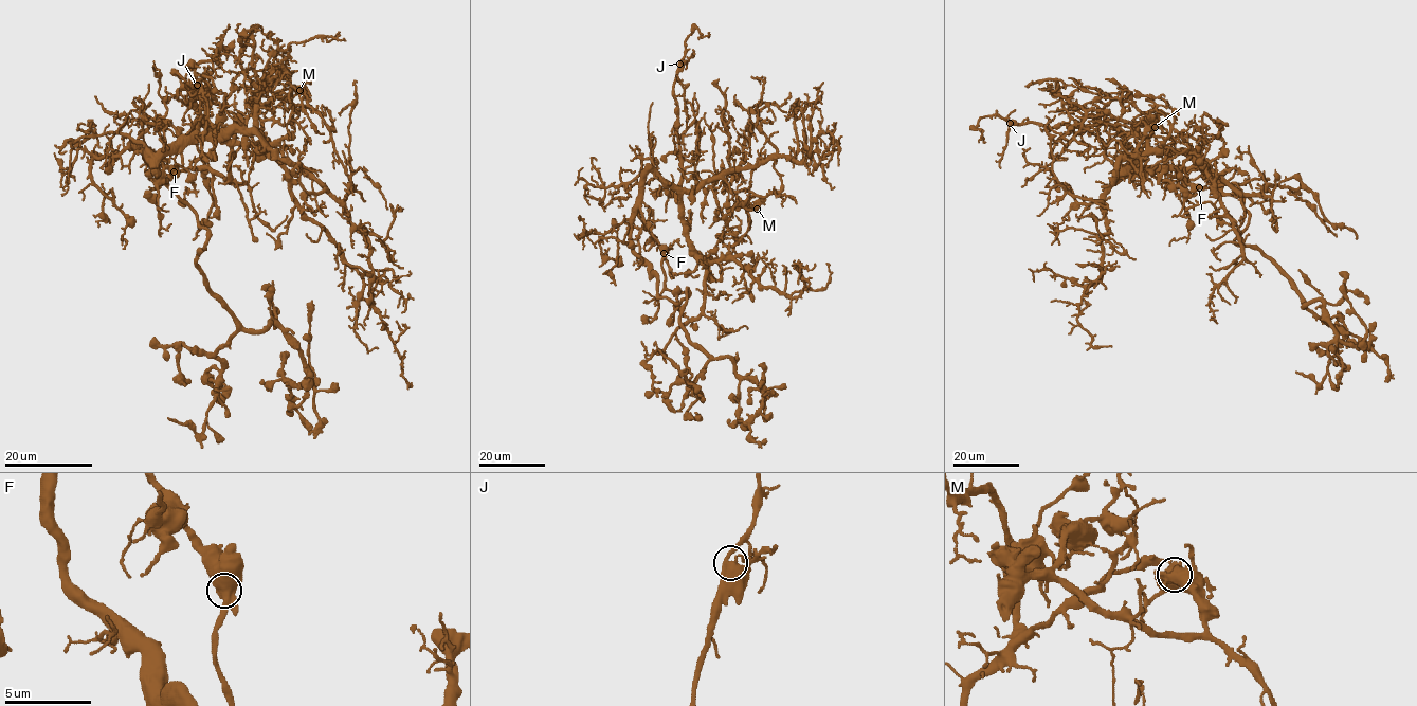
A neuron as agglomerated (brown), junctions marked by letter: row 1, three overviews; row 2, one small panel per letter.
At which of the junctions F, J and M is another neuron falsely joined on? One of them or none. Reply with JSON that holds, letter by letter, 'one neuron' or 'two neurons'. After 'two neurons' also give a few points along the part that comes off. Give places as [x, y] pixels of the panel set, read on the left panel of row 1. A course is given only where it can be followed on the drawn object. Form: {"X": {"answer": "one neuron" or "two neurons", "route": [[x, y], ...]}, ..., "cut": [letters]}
{"F": {"answer": "one neuron"}, "J": {"answer": "one neuron"}, "M": {"answer": "two neurons", "route": [[300, 89], [285, 88], [261, 104], [257, 74], [242, 68], [239, 58], [248, 41], [240, 46], [240, 24]]}, "cut": ["M"]}

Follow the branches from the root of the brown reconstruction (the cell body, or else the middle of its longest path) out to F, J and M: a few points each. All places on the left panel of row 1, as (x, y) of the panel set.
F: (130, 144), (158, 170), (164, 167), (175, 170)
J: (130, 144), (146, 147), (157, 156), (193, 133), (199, 88), (192, 90), (187, 84), (197, 85)
M: (130, 144), (166, 156), (196, 138), (251, 131), (255, 100), (273, 79), (284, 86), (282, 92), (300, 89)

